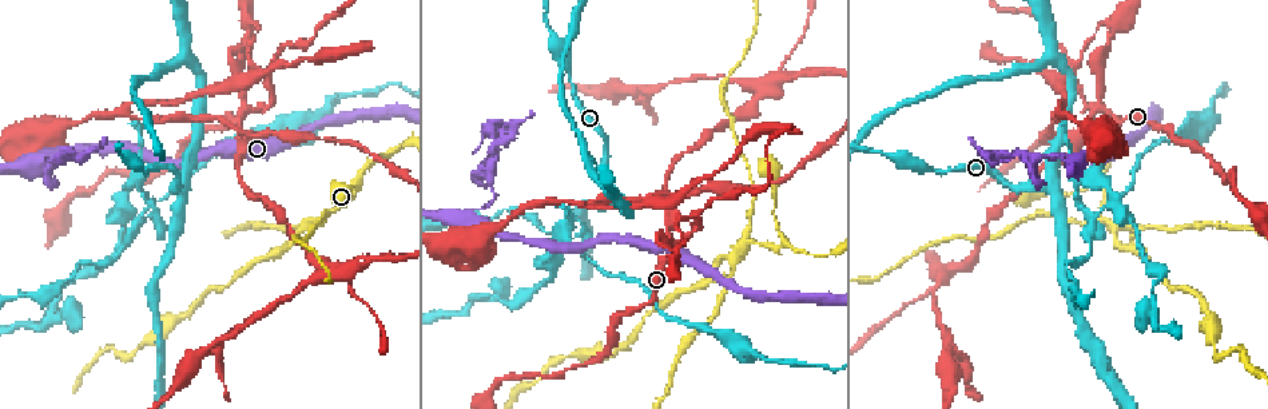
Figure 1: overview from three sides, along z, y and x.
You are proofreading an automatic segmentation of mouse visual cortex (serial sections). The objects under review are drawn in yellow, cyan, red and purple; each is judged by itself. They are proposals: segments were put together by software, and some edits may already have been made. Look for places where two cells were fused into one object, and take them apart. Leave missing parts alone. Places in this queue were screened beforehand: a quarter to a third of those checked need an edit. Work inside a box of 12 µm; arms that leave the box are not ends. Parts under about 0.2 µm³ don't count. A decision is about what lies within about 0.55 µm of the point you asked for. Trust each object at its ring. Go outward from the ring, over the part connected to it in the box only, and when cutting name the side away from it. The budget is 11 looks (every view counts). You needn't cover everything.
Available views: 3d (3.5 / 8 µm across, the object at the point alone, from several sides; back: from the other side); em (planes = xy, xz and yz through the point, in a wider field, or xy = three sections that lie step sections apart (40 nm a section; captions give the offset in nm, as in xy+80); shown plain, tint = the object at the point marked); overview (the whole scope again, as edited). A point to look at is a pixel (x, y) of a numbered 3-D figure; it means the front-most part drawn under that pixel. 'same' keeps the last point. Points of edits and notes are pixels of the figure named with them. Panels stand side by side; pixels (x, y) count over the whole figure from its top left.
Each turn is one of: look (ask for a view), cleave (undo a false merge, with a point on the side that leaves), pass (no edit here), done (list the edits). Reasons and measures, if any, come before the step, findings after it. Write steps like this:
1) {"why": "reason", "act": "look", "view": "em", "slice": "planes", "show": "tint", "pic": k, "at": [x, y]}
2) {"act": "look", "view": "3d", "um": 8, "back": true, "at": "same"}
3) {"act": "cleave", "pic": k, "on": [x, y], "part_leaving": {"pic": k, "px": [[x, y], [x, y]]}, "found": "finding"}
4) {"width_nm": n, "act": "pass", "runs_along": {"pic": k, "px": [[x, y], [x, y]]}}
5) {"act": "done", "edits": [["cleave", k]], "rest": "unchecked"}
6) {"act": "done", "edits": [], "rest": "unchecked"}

{"why": "three arms meet", "act": "look", "view": "3d", "um": 3.5, "pic": 1, "at": [1045, 188]}

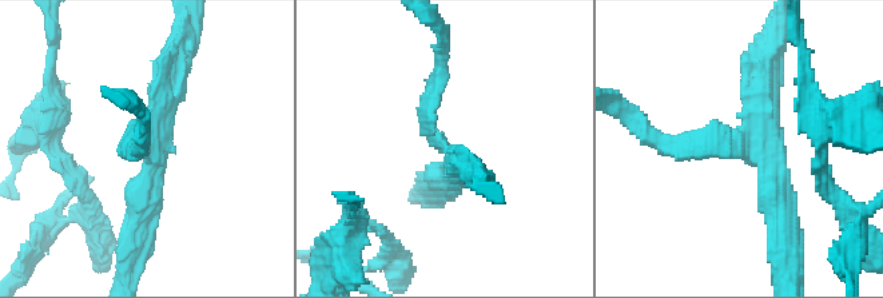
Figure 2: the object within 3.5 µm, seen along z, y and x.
{"arms": 3, "arm_widths_nm": [200, 250, 350], "why": "now the EM", "act": "look", "view": "em", "slice": "xy", "step": 2, "show": "tint", "pic": 2, "at": [151, 146]}

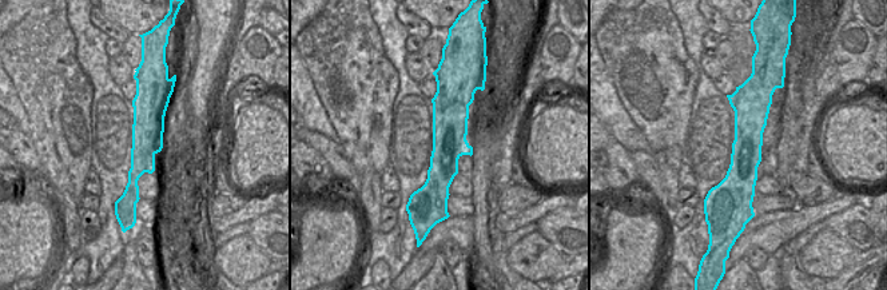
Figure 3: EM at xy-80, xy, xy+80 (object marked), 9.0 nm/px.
{"act": "cleave", "pic": 2, "on": [758, 68], "part_leaving": {"pic": 2, "px": [[755, 138], [764, 59], [779, 35]]}, "found": "two cells meet here"}

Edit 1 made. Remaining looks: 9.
{"why": "see it whole again", "act": "look", "view": "overview"}

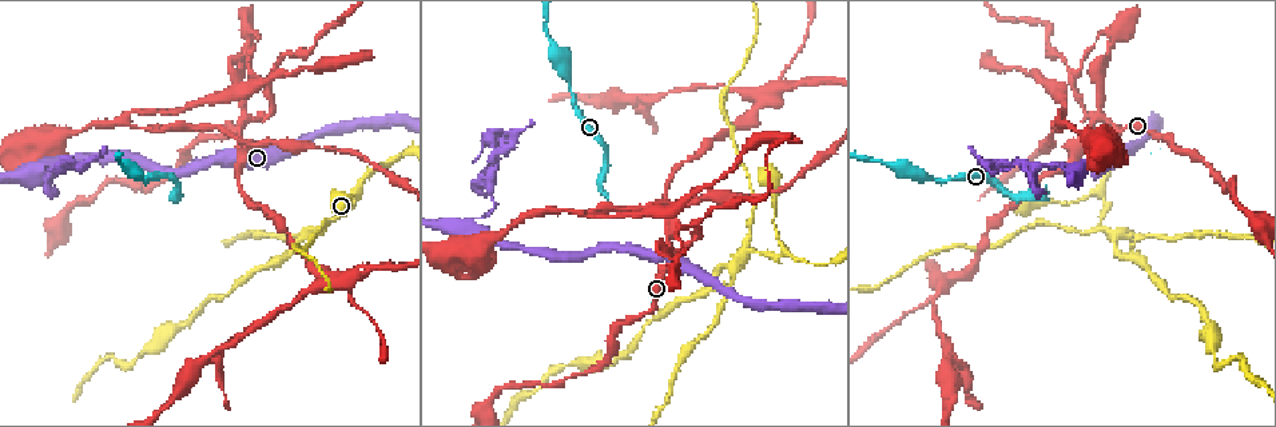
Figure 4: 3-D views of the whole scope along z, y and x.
{"why": "four or more arms meet", "act": "look", "view": "3d", "um": 3.5, "pic": 4, "at": [1102, 115]}

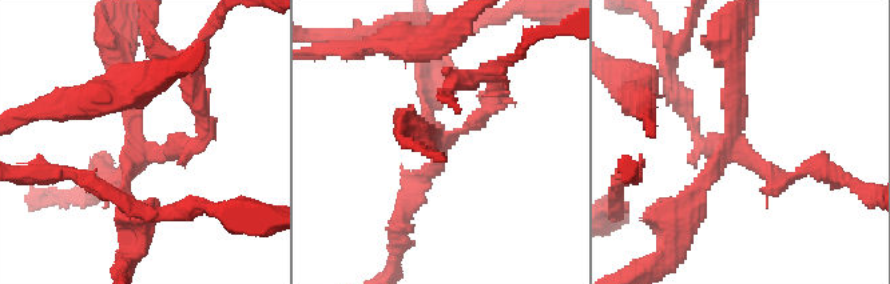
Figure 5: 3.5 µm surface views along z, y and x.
{"why": "now the EM", "act": "look", "view": "em", "slice": "planes", "show": "plain", "pic": 5, "at": [443, 140]}

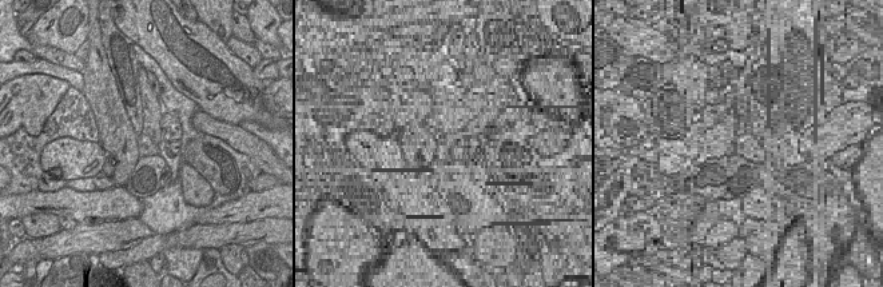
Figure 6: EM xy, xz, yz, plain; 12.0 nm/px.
{"act": "look", "view": "em", "slice": "planes", "show": "tint", "at": "same"}

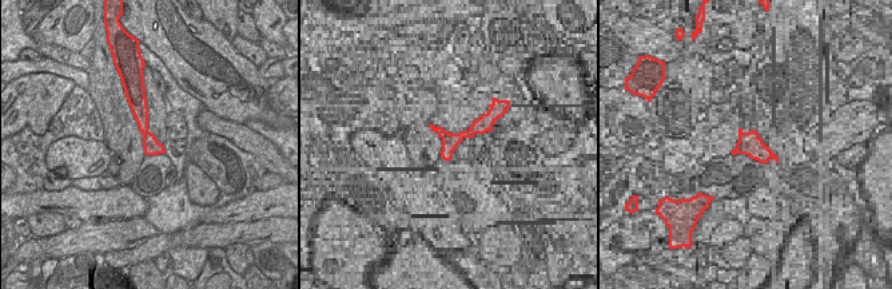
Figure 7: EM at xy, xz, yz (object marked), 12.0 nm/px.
{"act": "cleave", "pic": 5, "on": [702, 191], "part_leaving": {"pic": 5, "px": [[730, 151], [706, 176], [664, 258]]}, "found": "a second cell is stuck on"}

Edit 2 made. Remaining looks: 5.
{"act": "look", "view": "overview"}

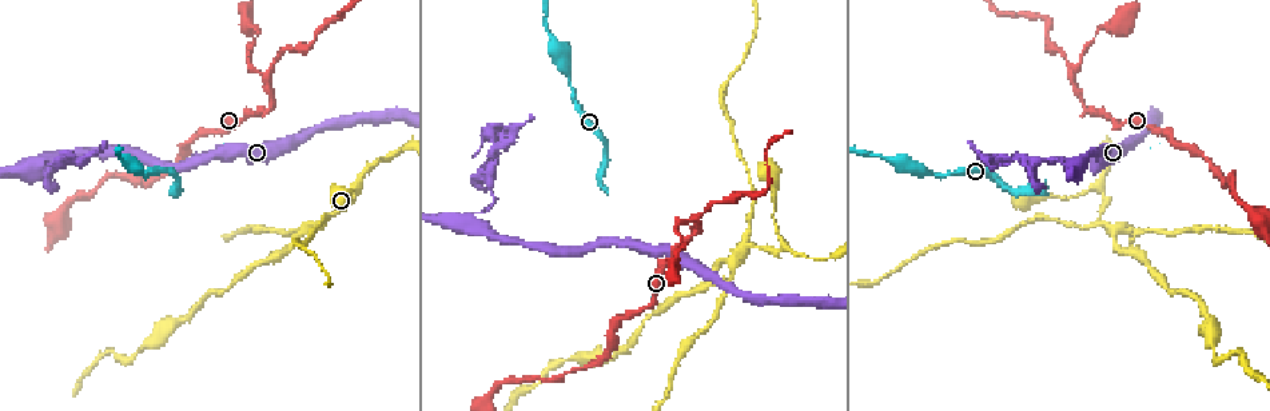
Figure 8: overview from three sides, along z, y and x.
{"why": "narrows sharply", "act": "look", "view": "3d", "um": 8, "pic": 8, "at": [1059, 49]}

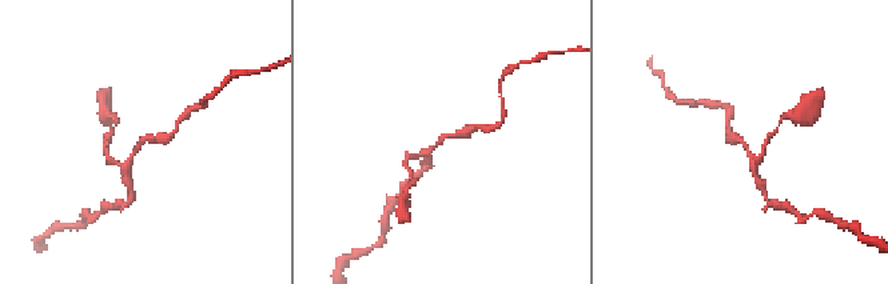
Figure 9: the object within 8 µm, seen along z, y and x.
{"act": "look", "view": "em", "slice": "xy", "step": 3, "show": "tint", "pic": 9, "at": [143, 144]}

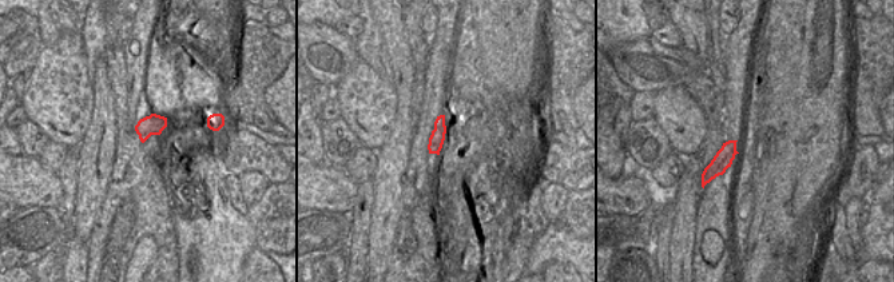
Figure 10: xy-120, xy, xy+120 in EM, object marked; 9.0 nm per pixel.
{"arm_widths_nm": [200, 250], "act": "pass", "runs_along": {"pic": 9, "px": [[126, 172], [144, 138], [175, 131]]}, "found": "one cell here"}

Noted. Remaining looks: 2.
{"why": "sharp bend", "act": "look", "view": "3d", "um": 8, "pic": 8, "at": [1045, 19]}

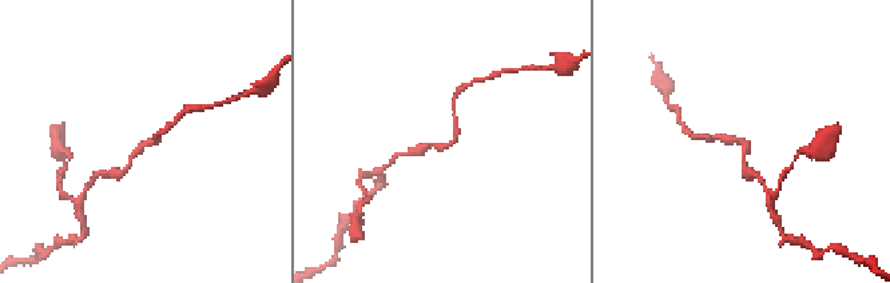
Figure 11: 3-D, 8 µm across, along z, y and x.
{"why": "closer look", "act": "look", "view": "3d", "um": 3.5, "pic": 11, "at": [742, 141]}

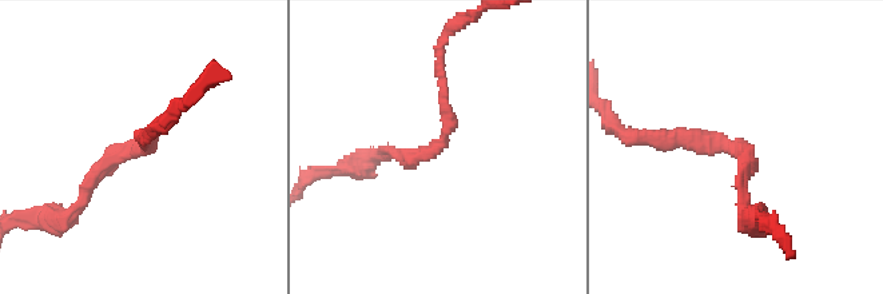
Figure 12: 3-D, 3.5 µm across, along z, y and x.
{"arm_widths_nm": [150, 150], "act": "pass", "runs_along": {"pic": 12, "px": [[743, 207], [743, 146], [657, 138]]}, "found": "all the same cell"}

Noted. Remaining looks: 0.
{"act": "done", "edits": [["cleave", 2], ["cleave", 5]], "rest": "unchecked"}

